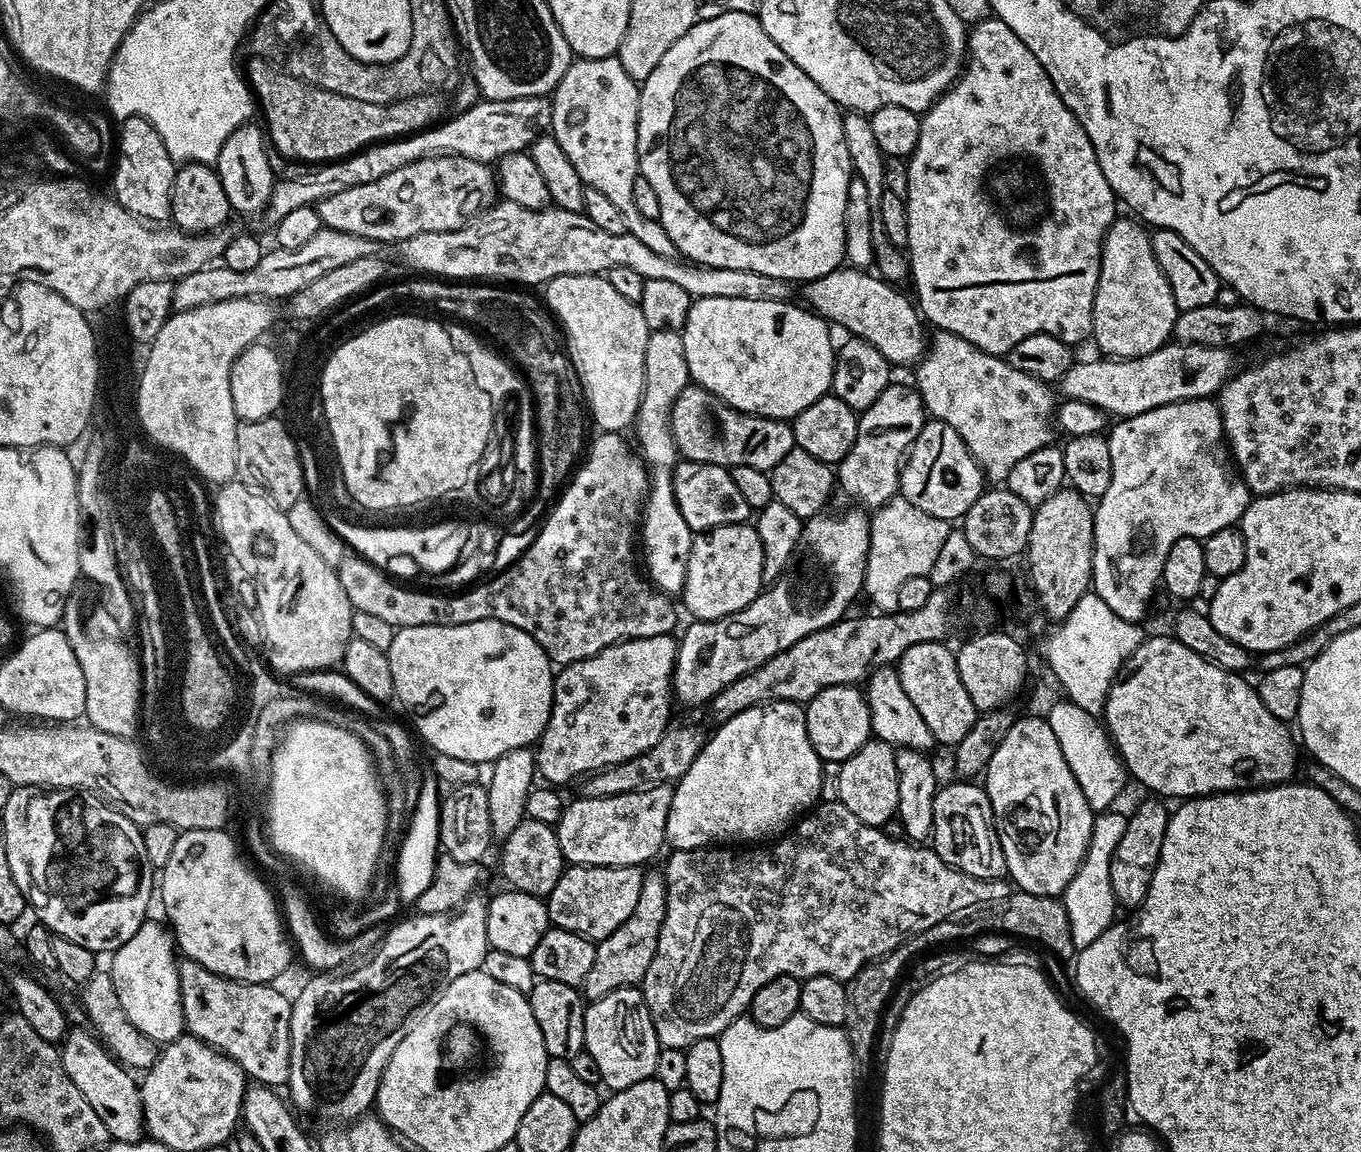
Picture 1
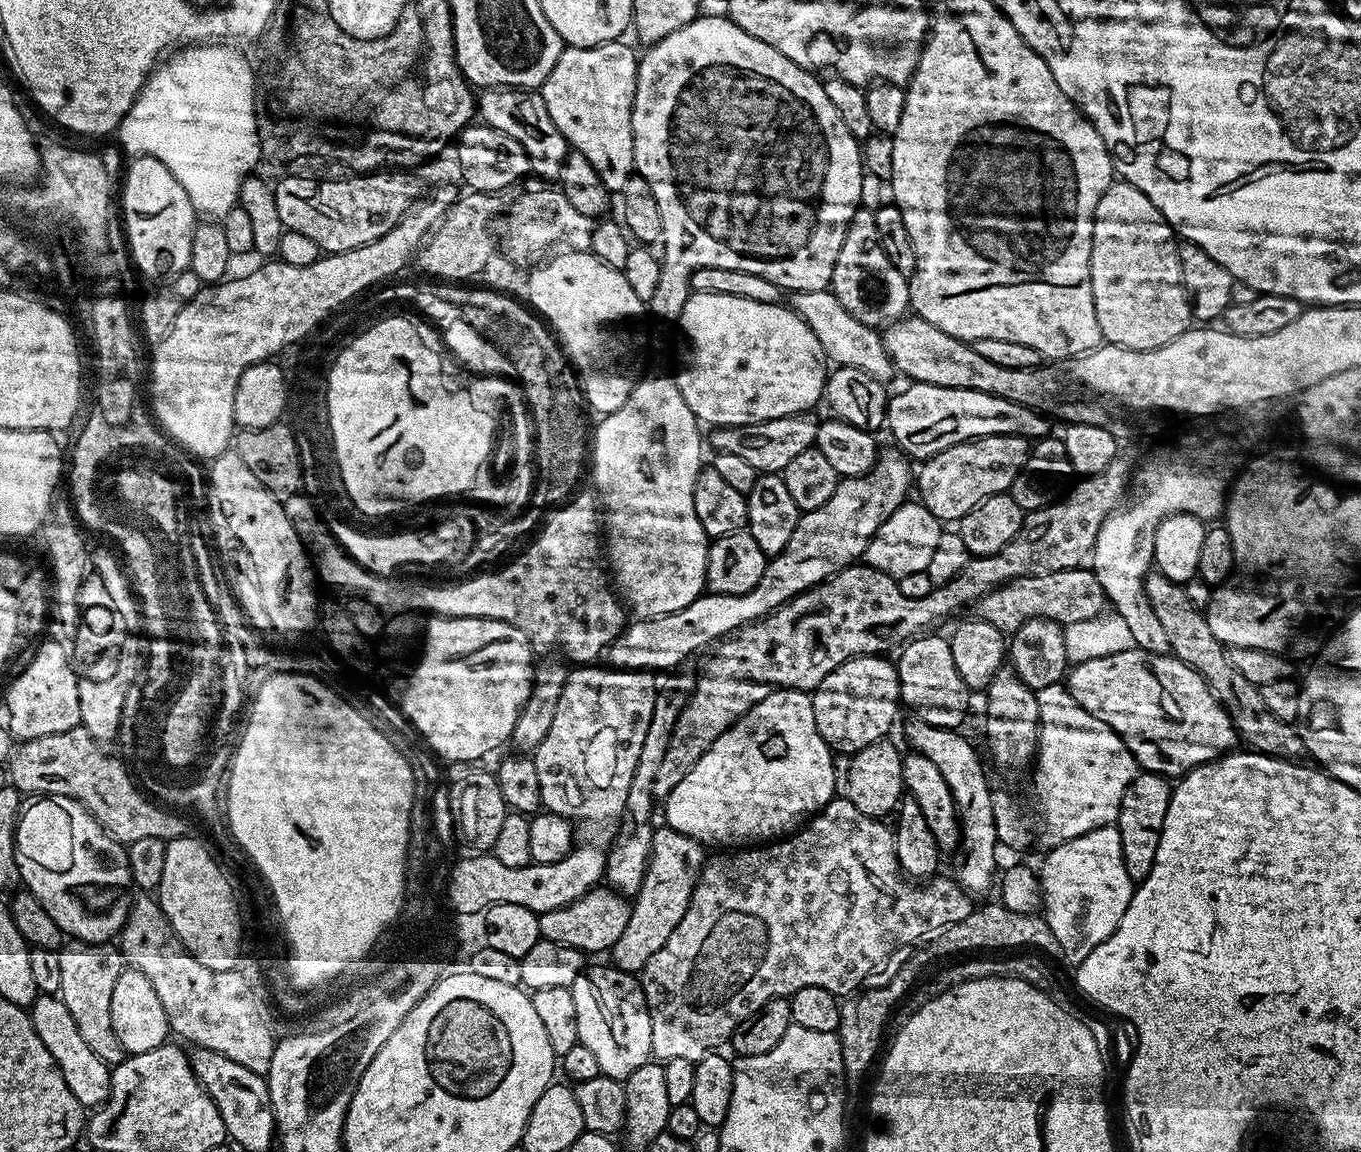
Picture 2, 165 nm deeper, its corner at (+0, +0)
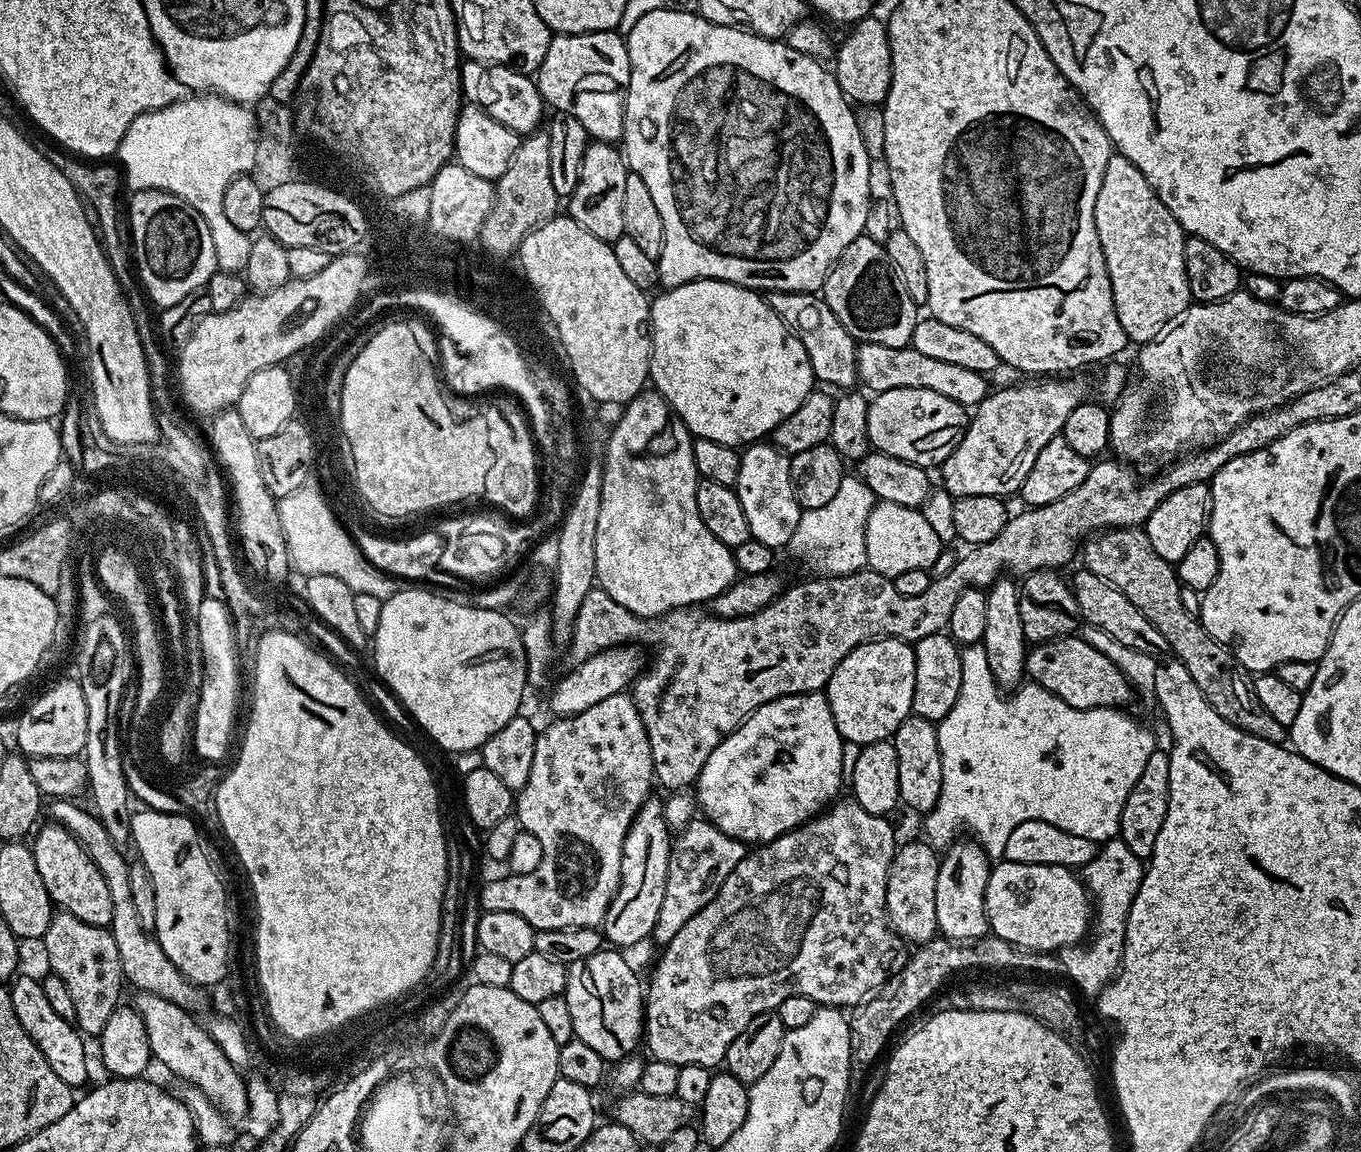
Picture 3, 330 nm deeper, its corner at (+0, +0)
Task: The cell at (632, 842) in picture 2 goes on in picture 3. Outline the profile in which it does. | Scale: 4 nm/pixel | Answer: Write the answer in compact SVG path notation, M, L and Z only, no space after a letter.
M656 794L649 795L628 831L628 837L622 850L622 870L618 890L604 915L602 936L607 943L608 940L612 943L609 945L620 950L628 950L624 948L632 948L635 944L642 943L644 939L647 941L651 937L654 926L658 922L658 910L662 910L662 898L666 898L666 874L670 870L673 839L673 833L664 817L664 800L656 797Z

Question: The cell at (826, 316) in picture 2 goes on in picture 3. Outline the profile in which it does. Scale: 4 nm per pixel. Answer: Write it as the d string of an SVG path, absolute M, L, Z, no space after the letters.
M860 344L856 350L856 375L859 383L864 383L863 387L872 394L895 388L925 388L934 390L934 394L946 394L946 398L964 405L969 410L975 409L977 404L983 402L990 391L989 377L985 373L965 370L963 366L929 358L927 354L922 354L911 346L895 348Z

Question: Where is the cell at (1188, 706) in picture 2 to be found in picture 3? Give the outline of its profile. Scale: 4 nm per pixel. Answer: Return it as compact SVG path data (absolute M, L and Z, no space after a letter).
M1073 634L1062 636L1058 640L1045 640L1043 644L1033 644L1028 649L1028 657L1024 663L1027 679L1033 684L1040 684L1052 691L1076 708L1116 708L1124 706L1134 693L1133 685L1127 678L1102 654L1102 650L1094 650L1085 642L1083 635Z

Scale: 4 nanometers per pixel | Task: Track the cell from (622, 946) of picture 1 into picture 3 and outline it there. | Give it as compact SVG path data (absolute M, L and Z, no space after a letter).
M693 818L686 827L679 829L675 833L672 842L672 853L670 854L670 870L666 874L666 898L662 898L662 910L658 910L658 922L654 926L651 934L653 941L657 940L660 946L666 945L672 941L674 934L698 914L700 908L704 908L718 894L722 882L742 862L746 854L746 844L743 840L735 840L730 834L726 834L718 826L714 826L706 818Z

